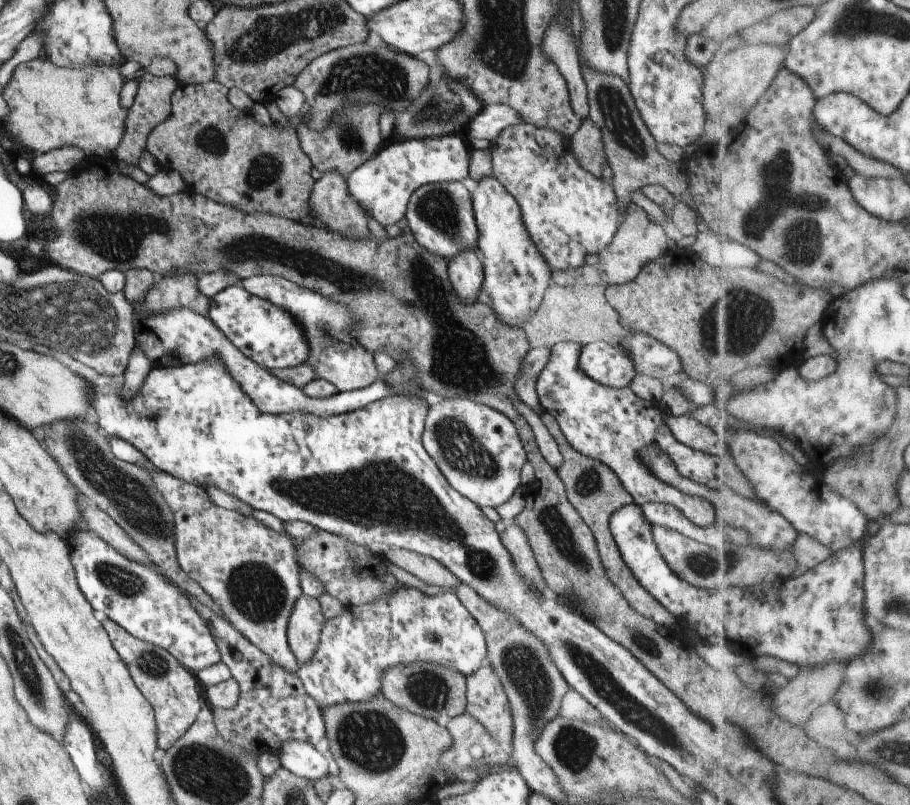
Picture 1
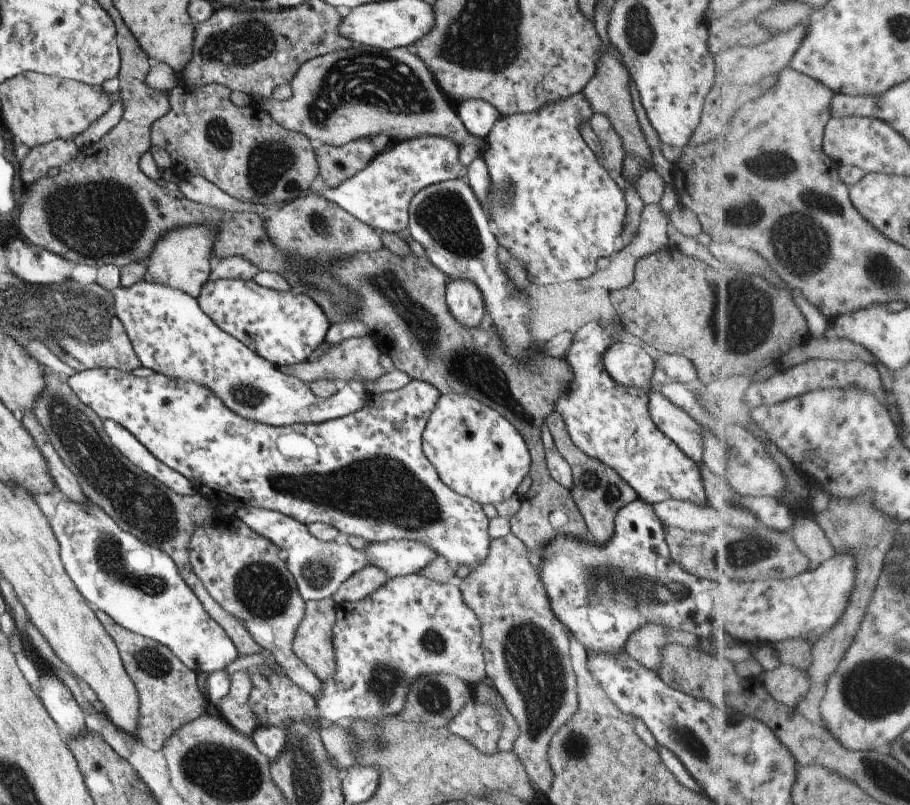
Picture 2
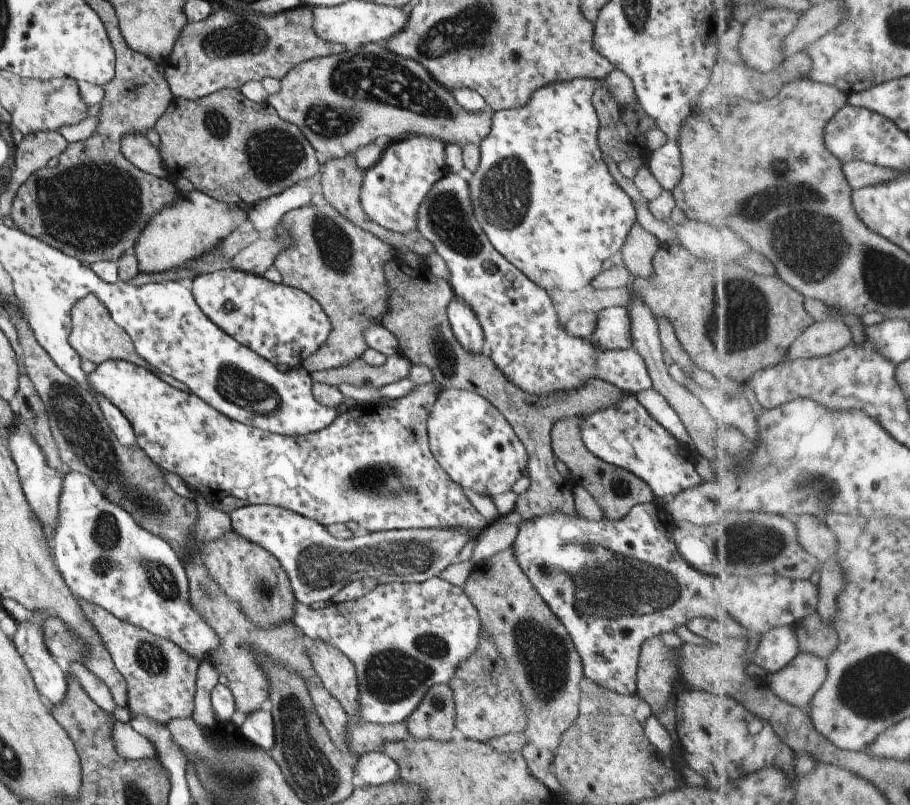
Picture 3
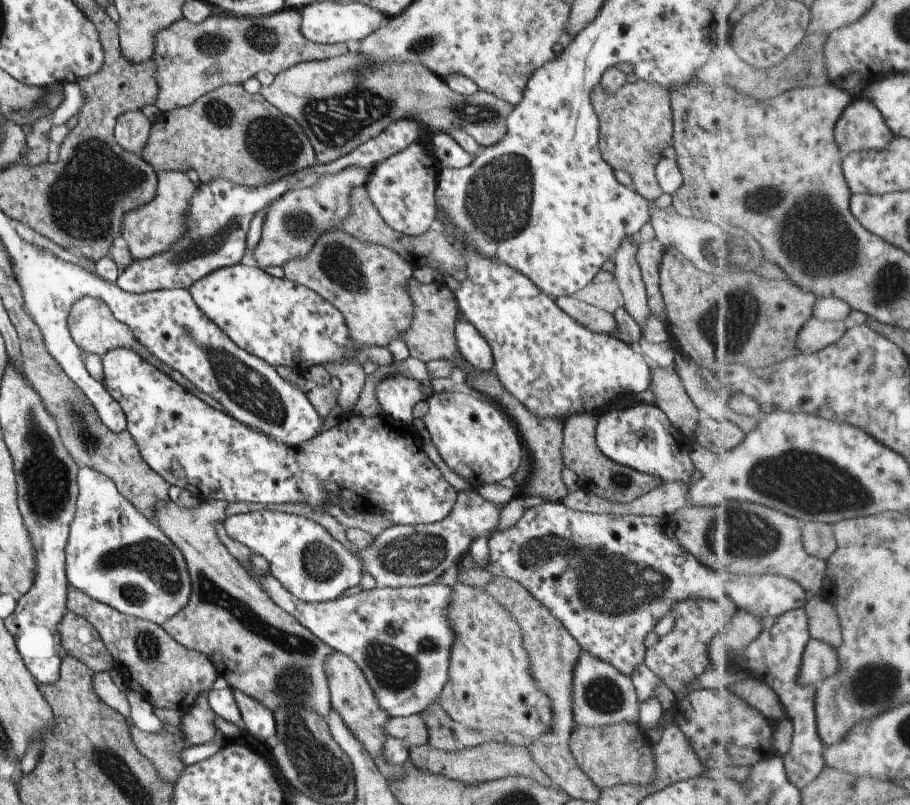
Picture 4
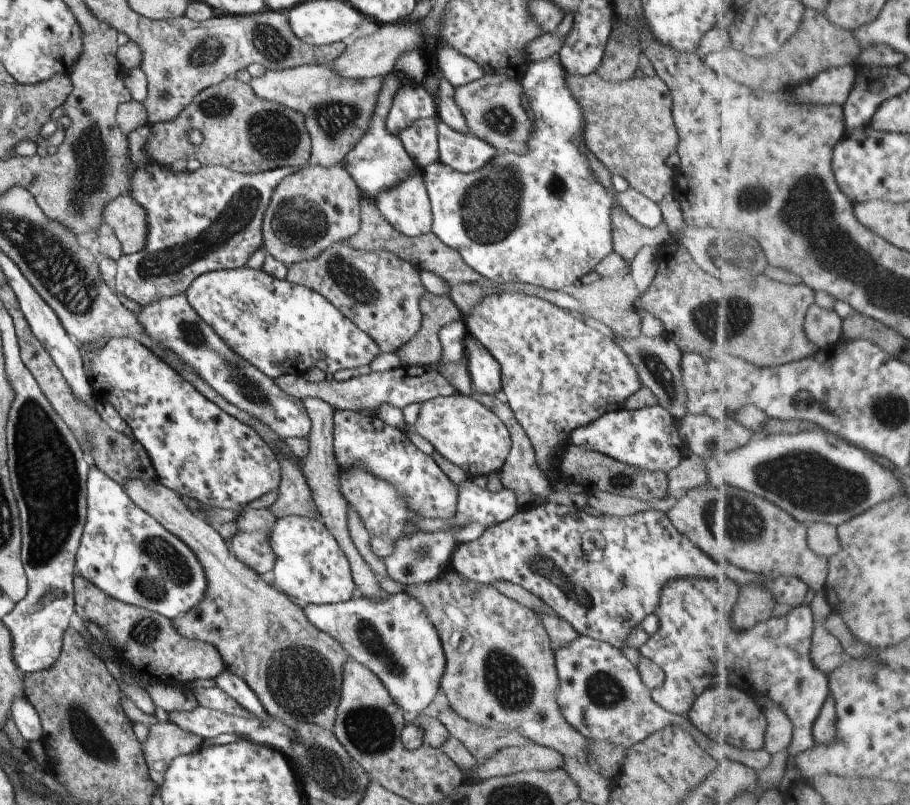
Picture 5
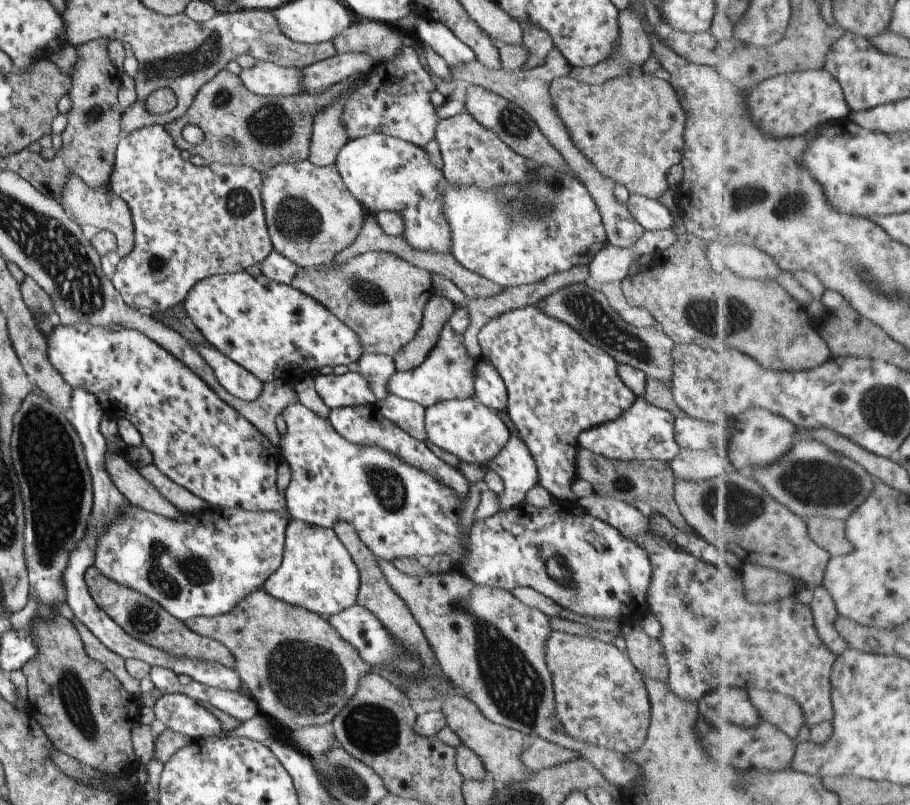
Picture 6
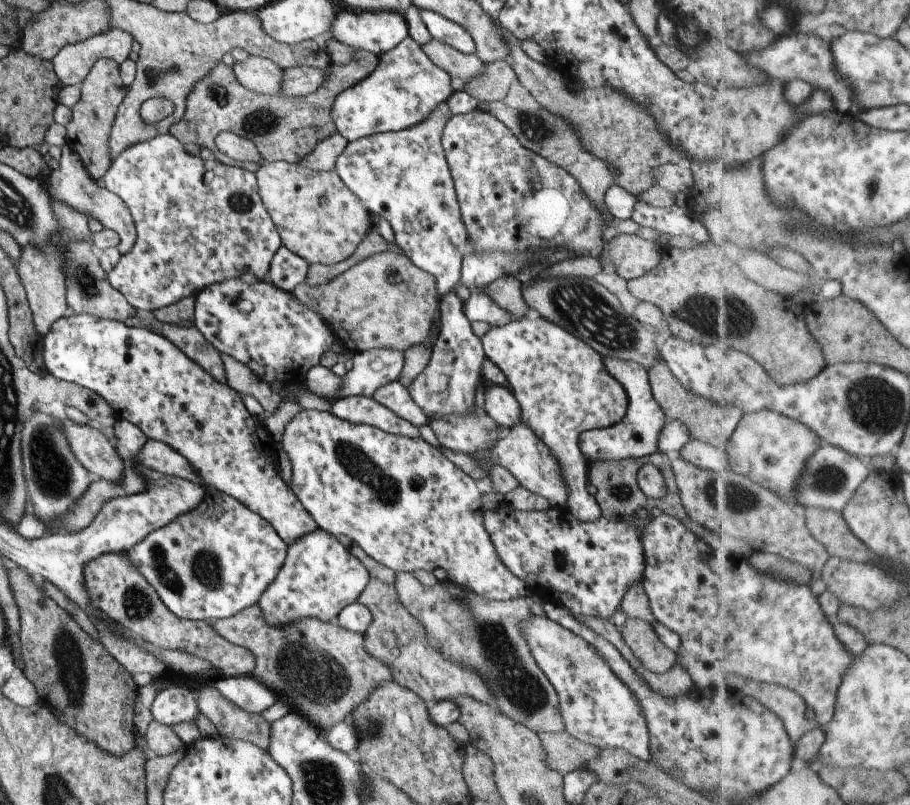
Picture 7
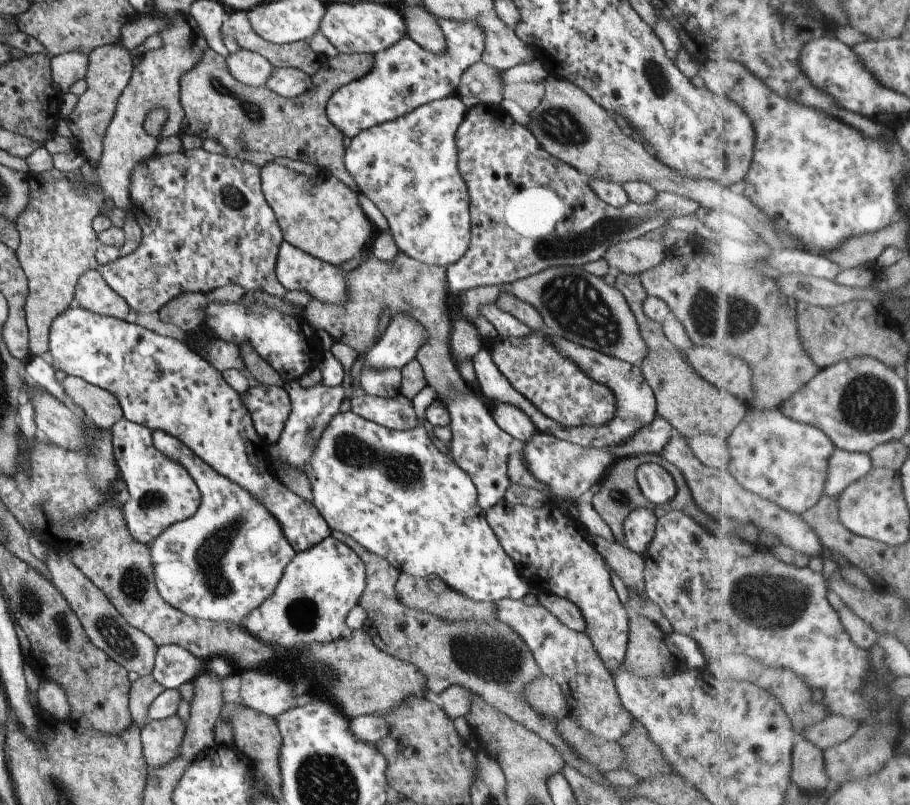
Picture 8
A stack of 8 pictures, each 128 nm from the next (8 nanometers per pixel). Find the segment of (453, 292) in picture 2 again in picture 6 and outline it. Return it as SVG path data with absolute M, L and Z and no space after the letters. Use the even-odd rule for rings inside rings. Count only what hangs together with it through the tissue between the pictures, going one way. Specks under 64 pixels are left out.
M444 325L439 334L435 347L428 353L424 362L416 368L406 372L395 372L385 384L385 389L389 395L394 395L402 400L418 403L423 409L434 403L448 399L467 399L473 394L485 407L499 412L506 407L506 391L504 383L501 381L496 369L482 357L471 359L463 349L459 335L453 335L451 330ZM331 372L319 373L314 380L314 390L327 409L340 407L369 407L375 403L368 381L358 373L345 372L335 376Z

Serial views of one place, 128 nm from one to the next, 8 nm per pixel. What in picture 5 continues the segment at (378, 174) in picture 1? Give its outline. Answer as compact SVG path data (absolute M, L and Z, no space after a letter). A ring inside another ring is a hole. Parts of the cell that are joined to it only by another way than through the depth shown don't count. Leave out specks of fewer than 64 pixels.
M413 167L395 187L382 191L373 202L385 221L401 235L417 237L431 231L430 203L419 167Z

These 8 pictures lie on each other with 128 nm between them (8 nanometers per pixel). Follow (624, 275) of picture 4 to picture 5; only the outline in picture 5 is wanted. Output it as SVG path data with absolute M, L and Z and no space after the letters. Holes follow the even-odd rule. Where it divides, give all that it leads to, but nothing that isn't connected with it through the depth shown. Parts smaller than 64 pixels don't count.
M618 207L613 208L611 221L612 252L615 252L625 265L633 261L635 254L643 246L657 247L662 242L662 229L643 227Z

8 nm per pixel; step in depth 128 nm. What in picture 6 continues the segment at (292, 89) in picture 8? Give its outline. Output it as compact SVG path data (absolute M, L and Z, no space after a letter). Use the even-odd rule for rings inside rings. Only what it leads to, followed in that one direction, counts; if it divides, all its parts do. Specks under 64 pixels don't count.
M362 52L335 54L333 57L300 70L304 76L302 79L303 92L308 94L321 92L355 74L365 77L375 64L377 64L377 60Z

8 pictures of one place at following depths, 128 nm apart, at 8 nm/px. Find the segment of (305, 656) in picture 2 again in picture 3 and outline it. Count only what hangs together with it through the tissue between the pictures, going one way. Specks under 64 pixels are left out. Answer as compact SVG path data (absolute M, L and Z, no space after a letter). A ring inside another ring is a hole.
M320 640L313 641L311 648L307 650L307 654L309 654L309 662L313 666L316 679L341 704L341 708L347 715L348 720L353 720L353 722L361 720L361 718L357 718L357 680L353 664L351 664L349 658L343 655L339 649L331 646L331 644L325 644L325 642Z

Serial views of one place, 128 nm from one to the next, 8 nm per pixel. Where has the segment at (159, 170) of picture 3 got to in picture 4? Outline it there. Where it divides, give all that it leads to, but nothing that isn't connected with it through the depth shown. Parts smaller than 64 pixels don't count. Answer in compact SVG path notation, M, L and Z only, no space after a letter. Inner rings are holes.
M127 110L115 118L113 139L125 152L138 156L147 142L150 126L151 122L145 118L141 110ZM165 171L156 173L158 179L156 194L151 202L139 206L137 210L125 212L121 218L119 235L125 240L132 260L151 258L169 250L179 238L185 236L185 220L189 214L189 200L195 194L195 186L191 183L185 172Z

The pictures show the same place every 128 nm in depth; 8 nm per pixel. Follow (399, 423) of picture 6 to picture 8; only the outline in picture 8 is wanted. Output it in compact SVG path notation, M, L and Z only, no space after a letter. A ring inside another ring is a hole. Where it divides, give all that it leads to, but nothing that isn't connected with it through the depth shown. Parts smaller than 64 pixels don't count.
M401 368L387 370L361 370L358 384L367 395L391 398L399 393Z

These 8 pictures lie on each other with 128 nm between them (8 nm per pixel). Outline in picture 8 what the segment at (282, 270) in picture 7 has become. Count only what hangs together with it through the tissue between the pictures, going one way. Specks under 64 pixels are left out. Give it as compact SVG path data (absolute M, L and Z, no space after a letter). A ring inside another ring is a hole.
M285 241L279 245L275 261L275 276L286 291L305 292L307 299L319 300L321 304L329 304L329 306L331 304L343 306L343 304L347 304L345 274L347 271L341 270L341 266L321 262Z

